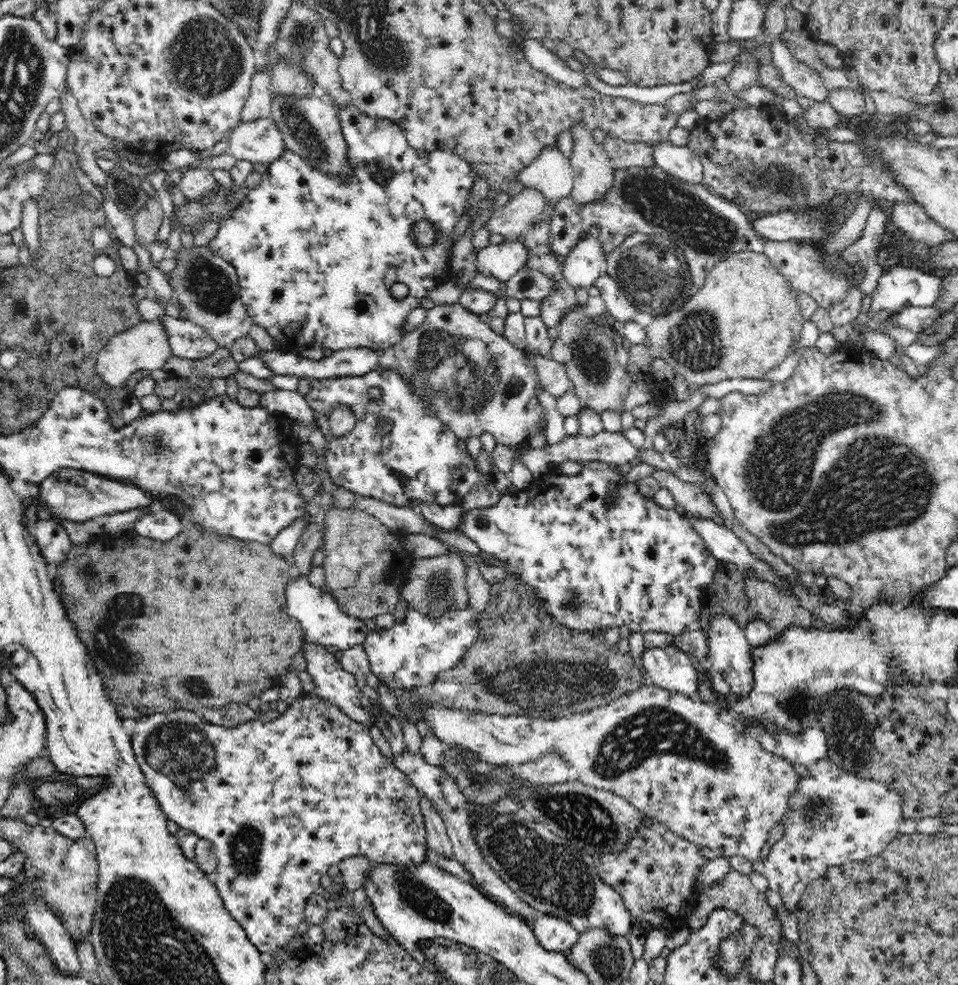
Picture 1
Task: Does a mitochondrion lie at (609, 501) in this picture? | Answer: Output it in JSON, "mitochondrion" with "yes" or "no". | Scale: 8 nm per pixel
{"mitochondrion":"no"}

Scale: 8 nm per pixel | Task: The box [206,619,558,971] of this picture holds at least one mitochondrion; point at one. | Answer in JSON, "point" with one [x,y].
{"point":[415,893]}

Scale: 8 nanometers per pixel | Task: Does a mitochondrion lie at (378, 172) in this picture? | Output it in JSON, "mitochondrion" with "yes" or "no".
{"mitochondrion":"yes"}

